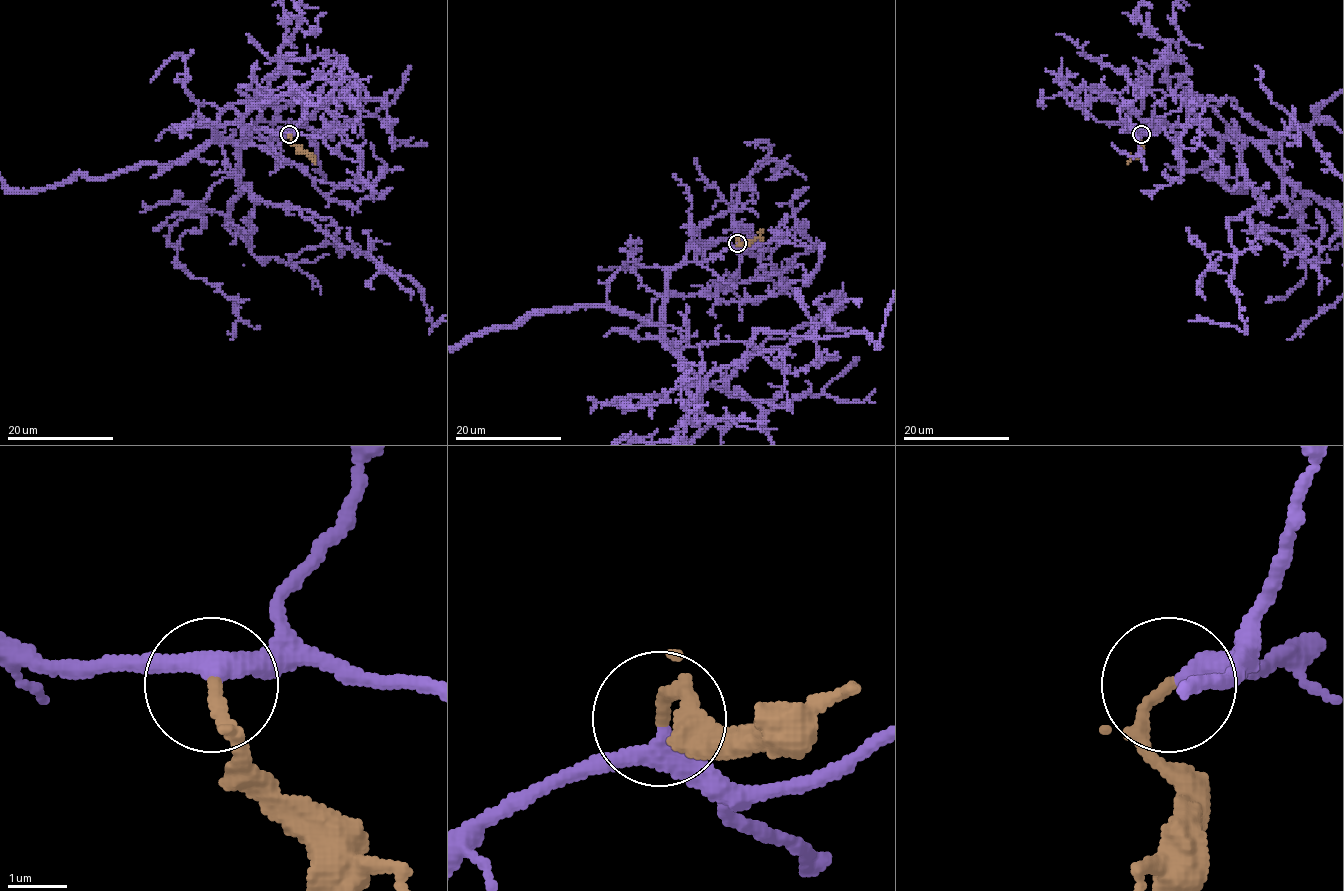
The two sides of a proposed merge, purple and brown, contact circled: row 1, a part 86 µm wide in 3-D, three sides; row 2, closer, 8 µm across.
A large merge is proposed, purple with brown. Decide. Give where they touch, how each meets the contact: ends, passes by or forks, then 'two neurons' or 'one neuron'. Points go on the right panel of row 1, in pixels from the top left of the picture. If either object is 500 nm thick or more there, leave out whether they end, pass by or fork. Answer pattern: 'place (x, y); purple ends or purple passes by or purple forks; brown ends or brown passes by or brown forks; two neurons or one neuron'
place (1141, 134); purple passes by; brown passes by; one neuron

